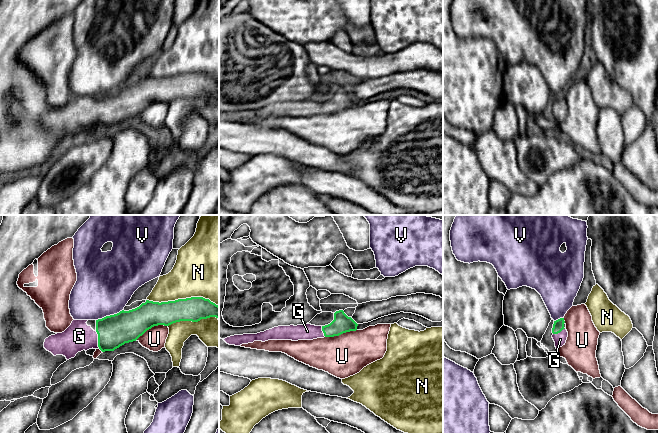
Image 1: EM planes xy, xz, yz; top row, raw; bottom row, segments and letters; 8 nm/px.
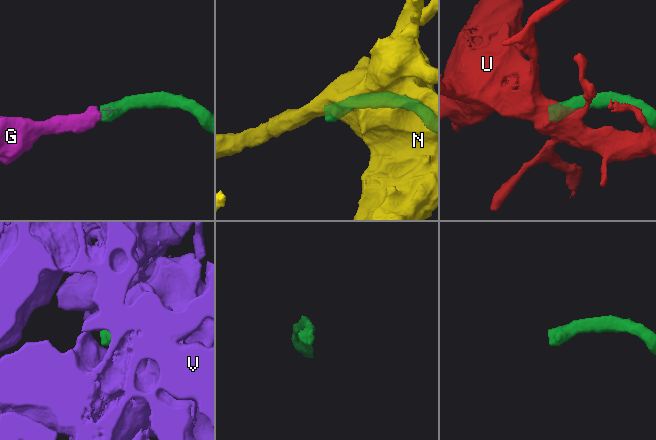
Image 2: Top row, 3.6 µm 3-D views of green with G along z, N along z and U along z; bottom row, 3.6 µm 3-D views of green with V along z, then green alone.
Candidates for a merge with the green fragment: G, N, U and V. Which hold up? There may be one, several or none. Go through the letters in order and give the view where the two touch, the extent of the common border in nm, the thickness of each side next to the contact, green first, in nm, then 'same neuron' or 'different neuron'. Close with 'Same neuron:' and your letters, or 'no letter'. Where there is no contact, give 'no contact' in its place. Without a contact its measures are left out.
G: xy | 150 nm | 260/220 nm | same neuron
N: xy | 600 nm | 200/400 nm | different neuron
U: xz | 260 nm | 150/340 nm | different neuron
V: xy | 240 nm | 260/460 nm | different neuron
Same neuron: G

